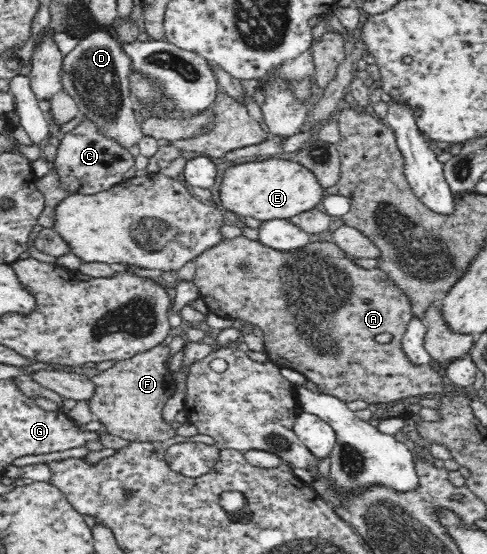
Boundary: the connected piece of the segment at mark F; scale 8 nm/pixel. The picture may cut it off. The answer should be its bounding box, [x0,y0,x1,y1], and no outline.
[90,346,177,443]

